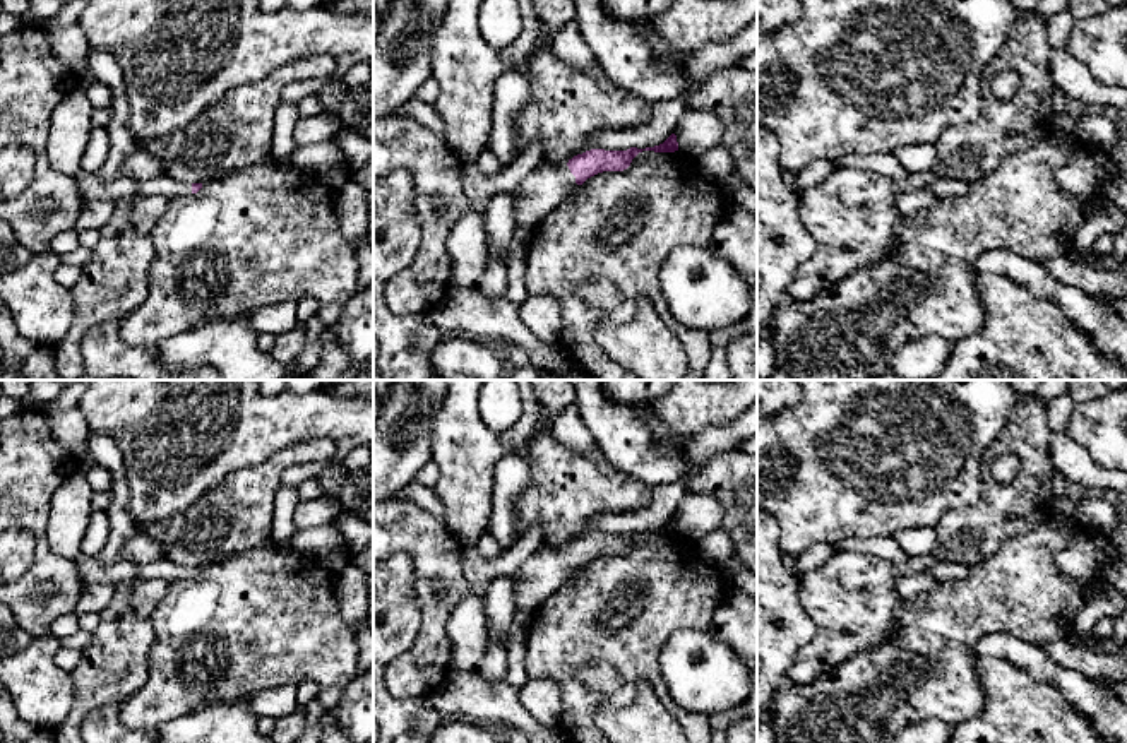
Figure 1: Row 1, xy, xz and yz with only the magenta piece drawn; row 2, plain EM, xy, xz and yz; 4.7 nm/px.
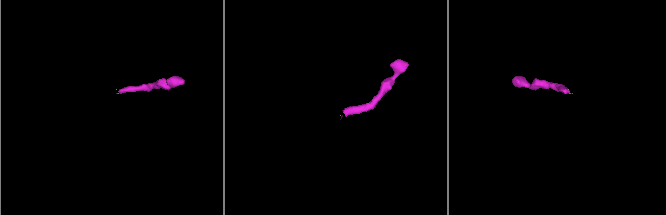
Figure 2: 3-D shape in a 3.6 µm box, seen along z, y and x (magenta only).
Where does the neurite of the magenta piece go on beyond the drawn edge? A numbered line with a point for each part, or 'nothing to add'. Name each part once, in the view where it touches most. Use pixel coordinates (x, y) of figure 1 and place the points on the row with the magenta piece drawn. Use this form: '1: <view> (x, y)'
1: xz (548, 185)

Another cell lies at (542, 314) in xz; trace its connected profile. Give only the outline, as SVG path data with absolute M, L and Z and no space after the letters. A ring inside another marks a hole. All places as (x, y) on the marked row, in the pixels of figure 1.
M529 294L519 306L519 318L541 342L558 346L562 308L555 296Z

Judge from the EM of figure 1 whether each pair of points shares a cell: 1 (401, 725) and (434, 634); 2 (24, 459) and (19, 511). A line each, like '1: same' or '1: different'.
1: different
2: same

